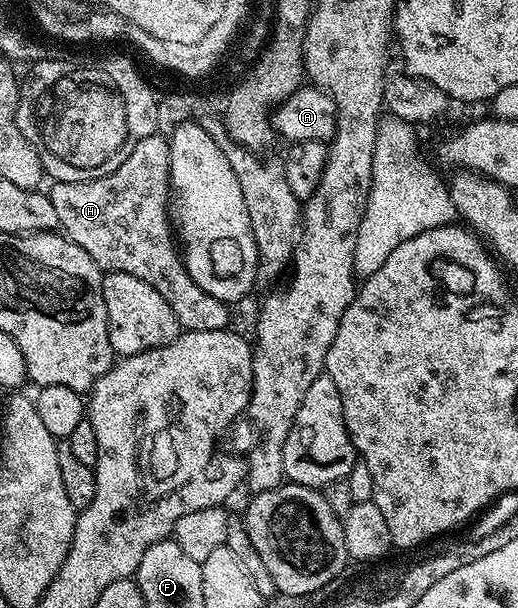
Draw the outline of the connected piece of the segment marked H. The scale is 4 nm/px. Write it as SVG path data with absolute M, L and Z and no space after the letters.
M156 133L145 137L141 141L137 141L137 149L133 149L133 153L129 153L129 157L125 157L125 161L121 161L121 165L117 165L117 169L113 169L113 173L109 173L100 179L90 179L89 181L77 181L76 183L57 183L52 182L49 187L49 194L53 201L53 209L57 209L57 221L61 228L62 234L66 235L72 243L81 245L81 249L85 249L85 253L89 253L89 257L93 257L93 261L104 272L120 271L121 273L129 273L133 277L141 277L141 281L145 281L149 285L153 285L153 289L157 289L157 293L161 293L161 297L165 297L165 301L173 309L175 320L179 323L180 328L189 331L221 331L228 326L227 311L228 304L220 301L217 297L213 297L209 293L205 293L205 289L201 289L201 285L197 285L197 281L193 281L193 277L189 277L187 266L181 258L180 248L177 246L176 236L173 234L173 224L169 218L169 192L171 190L171 145L166 138L161 137L162 134Z

